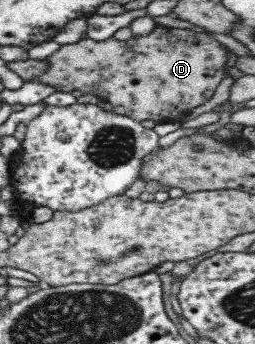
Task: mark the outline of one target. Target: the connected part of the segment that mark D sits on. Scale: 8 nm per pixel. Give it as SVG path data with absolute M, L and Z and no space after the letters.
M157 25L149 35L134 35L127 41L107 39L94 41L81 39L79 42L60 46L51 57L44 60L49 64L43 75L36 77L37 83L50 85L56 91L71 93L81 91L82 95L95 95L111 103L112 111L135 121L151 119L157 124L179 121L194 107L207 103L212 98L217 85L224 78L229 55L227 48L207 33L195 33L189 29L171 29Z

